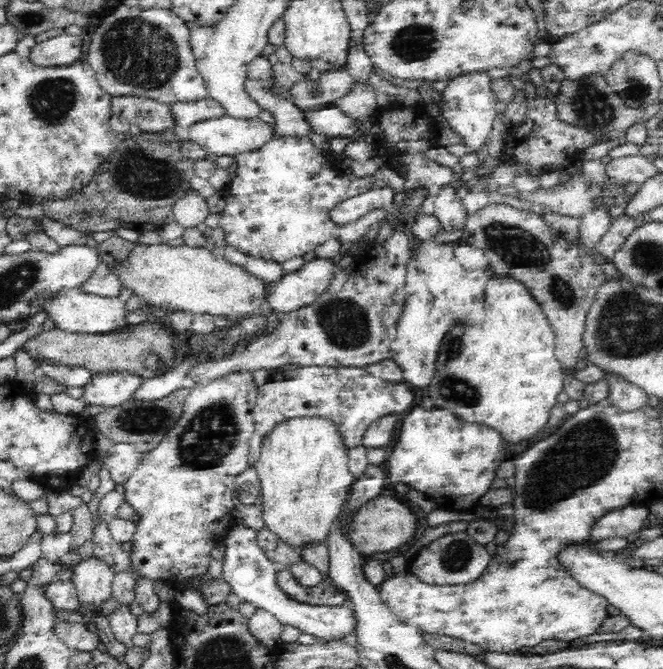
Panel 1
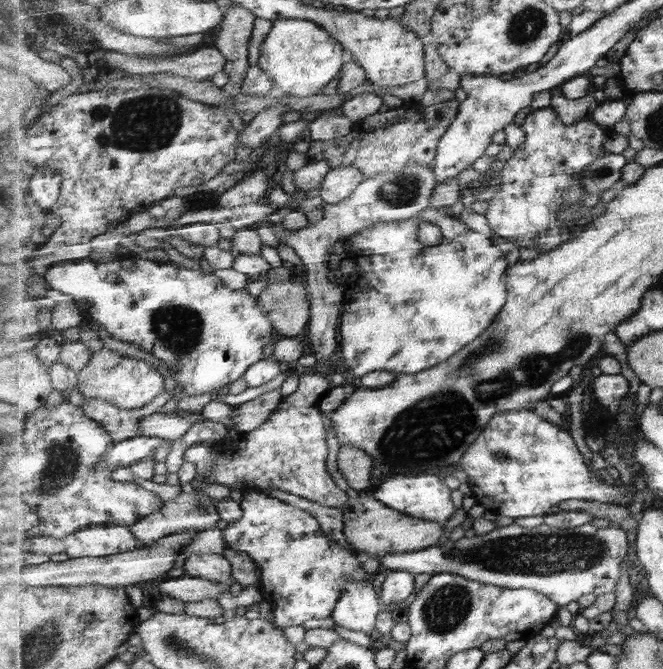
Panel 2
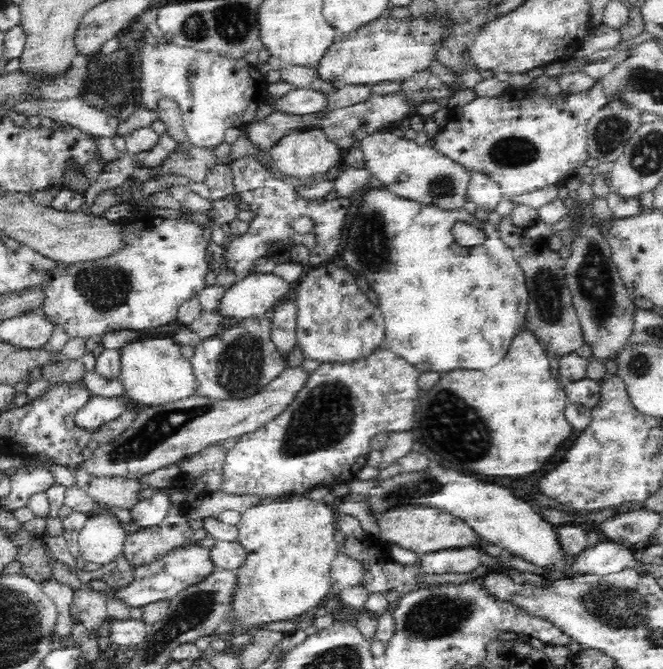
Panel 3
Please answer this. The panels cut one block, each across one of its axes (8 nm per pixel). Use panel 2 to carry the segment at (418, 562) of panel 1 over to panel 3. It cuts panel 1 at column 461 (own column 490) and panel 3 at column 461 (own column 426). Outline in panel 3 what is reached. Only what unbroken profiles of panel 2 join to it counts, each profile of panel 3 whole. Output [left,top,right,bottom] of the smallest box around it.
[418,548,481,577]

